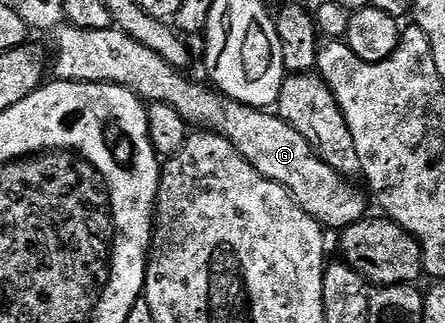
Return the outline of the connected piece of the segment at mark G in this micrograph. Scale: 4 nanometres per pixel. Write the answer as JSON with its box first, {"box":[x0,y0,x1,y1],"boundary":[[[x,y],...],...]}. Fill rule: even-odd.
{"box":[51,25,366,233],"boundary":[[[62,25],[52,32],[51,39],[53,39],[51,71],[52,74],[53,71],[57,74],[54,76],[58,80],[67,83],[114,83],[120,87],[126,87],[128,91],[134,91],[142,101],[169,103],[175,109],[179,109],[181,116],[189,122],[190,128],[211,131],[213,134],[222,135],[227,141],[231,141],[231,145],[235,145],[238,153],[255,170],[263,173],[263,177],[287,188],[293,194],[295,202],[315,222],[330,232],[333,230],[334,233],[340,233],[347,225],[366,218],[365,195],[353,184],[356,182],[350,181],[335,169],[331,169],[331,165],[327,165],[318,157],[313,146],[307,141],[307,137],[303,137],[303,133],[299,133],[290,123],[283,121],[280,115],[270,113],[260,107],[248,107],[239,101],[229,99],[204,82],[201,84],[196,83],[193,79],[188,79],[184,70],[172,67],[167,61],[163,61],[163,57],[159,57],[159,53],[147,49],[147,45],[139,45],[139,41],[135,41],[127,33],[117,30],[116,26],[107,29],[79,29]]]}

